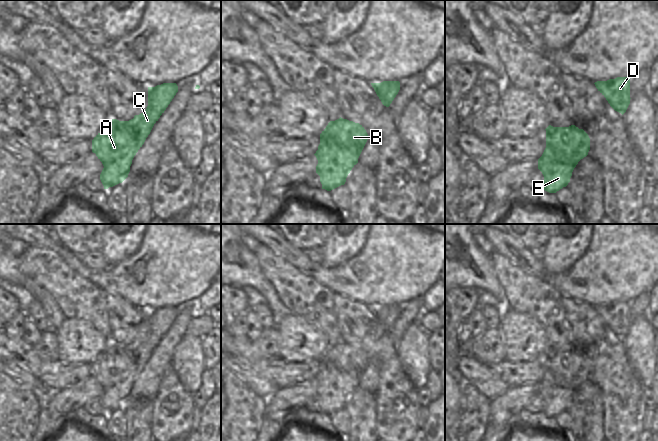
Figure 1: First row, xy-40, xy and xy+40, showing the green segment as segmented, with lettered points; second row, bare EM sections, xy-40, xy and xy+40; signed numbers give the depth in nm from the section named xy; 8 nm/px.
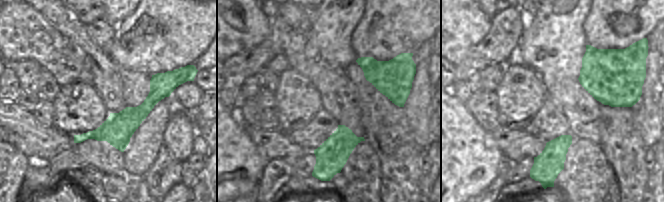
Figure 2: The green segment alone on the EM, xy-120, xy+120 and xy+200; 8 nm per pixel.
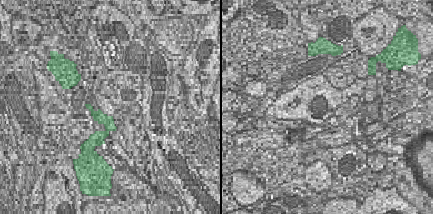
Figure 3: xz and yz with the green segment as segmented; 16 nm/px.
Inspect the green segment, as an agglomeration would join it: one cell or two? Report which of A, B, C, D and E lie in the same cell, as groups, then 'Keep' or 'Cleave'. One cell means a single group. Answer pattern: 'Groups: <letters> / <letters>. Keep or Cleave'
Groups: A B C E / D. Cleave.

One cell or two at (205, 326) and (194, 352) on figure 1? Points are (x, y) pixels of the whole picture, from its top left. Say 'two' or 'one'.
two

